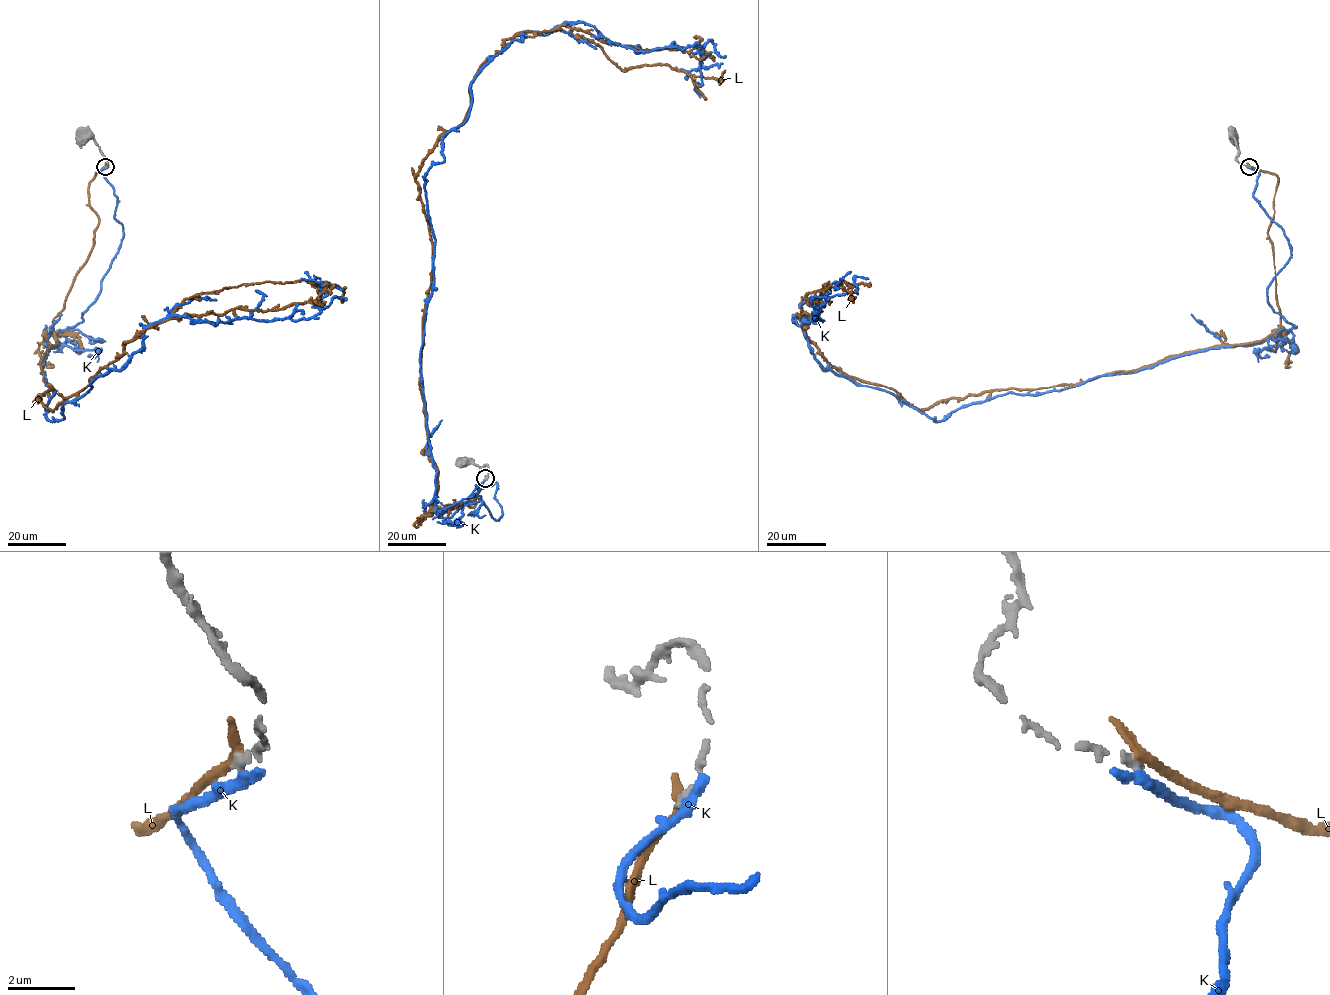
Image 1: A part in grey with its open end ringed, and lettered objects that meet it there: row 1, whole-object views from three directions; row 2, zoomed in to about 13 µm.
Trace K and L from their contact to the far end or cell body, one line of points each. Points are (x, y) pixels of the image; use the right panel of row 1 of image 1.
K: (1249, 167), (1291, 249), (1267, 289), (1296, 327), (1282, 336), (936, 421), (825, 369), (794, 321), (868, 278)
L: (1249, 165), (1278, 179), (1280, 324), (1258, 342), (919, 409), (803, 333), (808, 293), (841, 280), (854, 303)

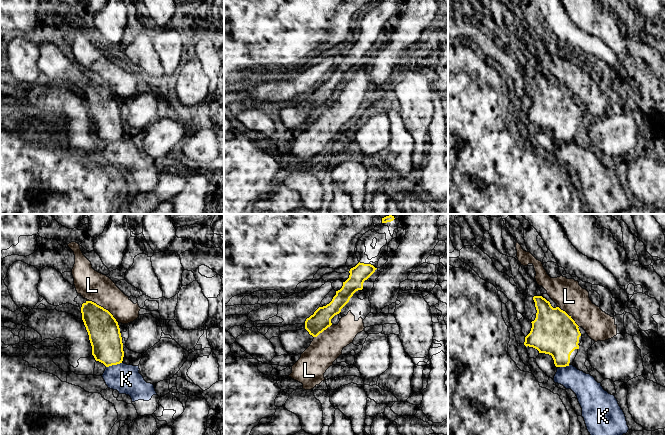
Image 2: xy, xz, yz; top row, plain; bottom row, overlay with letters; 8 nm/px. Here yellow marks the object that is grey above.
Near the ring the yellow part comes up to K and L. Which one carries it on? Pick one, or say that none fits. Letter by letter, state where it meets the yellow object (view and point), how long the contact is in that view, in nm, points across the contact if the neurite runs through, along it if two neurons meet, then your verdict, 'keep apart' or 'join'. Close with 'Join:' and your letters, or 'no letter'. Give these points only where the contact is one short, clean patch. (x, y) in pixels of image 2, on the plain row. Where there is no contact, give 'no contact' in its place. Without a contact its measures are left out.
K: xy (113, 140) | 130 nm | along xy (121, 138), (106, 143) | keep apart
L: xy (103, 84) | 300 nm | along xy (89, 76), (105, 84), (117, 98) | keep apart
Join: no letter

